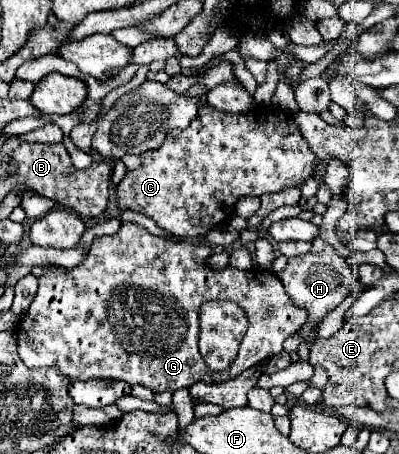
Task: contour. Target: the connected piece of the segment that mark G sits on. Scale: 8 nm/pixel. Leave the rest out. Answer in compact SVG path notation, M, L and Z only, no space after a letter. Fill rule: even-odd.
M122 222L120 230L114 234L114 236L100 236L100 238L94 238L92 242L92 248L86 256L86 260L72 268L72 270L64 270L64 268L50 268L46 266L44 268L44 274L38 278L38 292L36 292L36 298L32 300L28 312L22 316L22 322L20 322L20 328L22 332L18 332L18 354L22 358L22 362L28 366L28 368L42 368L42 366L50 366L50 368L58 368L64 376L68 378L78 378L78 380L90 380L90 378L110 378L110 380L122 380L122 382L128 382L128 384L142 384L146 388L150 388L152 392L162 392L162 390L170 390L174 392L176 388L188 388L190 384L202 380L202 382L224 382L224 380L230 380L234 378L236 374L244 372L246 368L252 368L252 366L258 366L262 364L266 358L270 356L276 356L282 352L282 342L286 340L288 334L296 332L298 328L302 328L306 324L306 318L308 318L308 312L300 306L296 306L286 290L284 290L284 284L282 280L272 272L272 270L262 270L262 268L250 268L250 270L238 270L238 268L224 268L224 270L210 270L206 266L206 258L210 256L210 248L208 246L194 246L192 242L172 242L172 240L166 240L166 238L158 238L154 234L150 234L144 226L136 224L136 222ZM210 300L232 300L236 302L248 316L248 322L250 322L250 328L246 330L244 334L244 340L240 344L240 352L238 352L238 358L234 360L234 364L230 366L230 370L224 370L222 374L210 374L208 368L204 368L204 360L198 352L198 334L200 334L200 324L198 324L198 312L200 312L200 306L204 302L210 302Z

